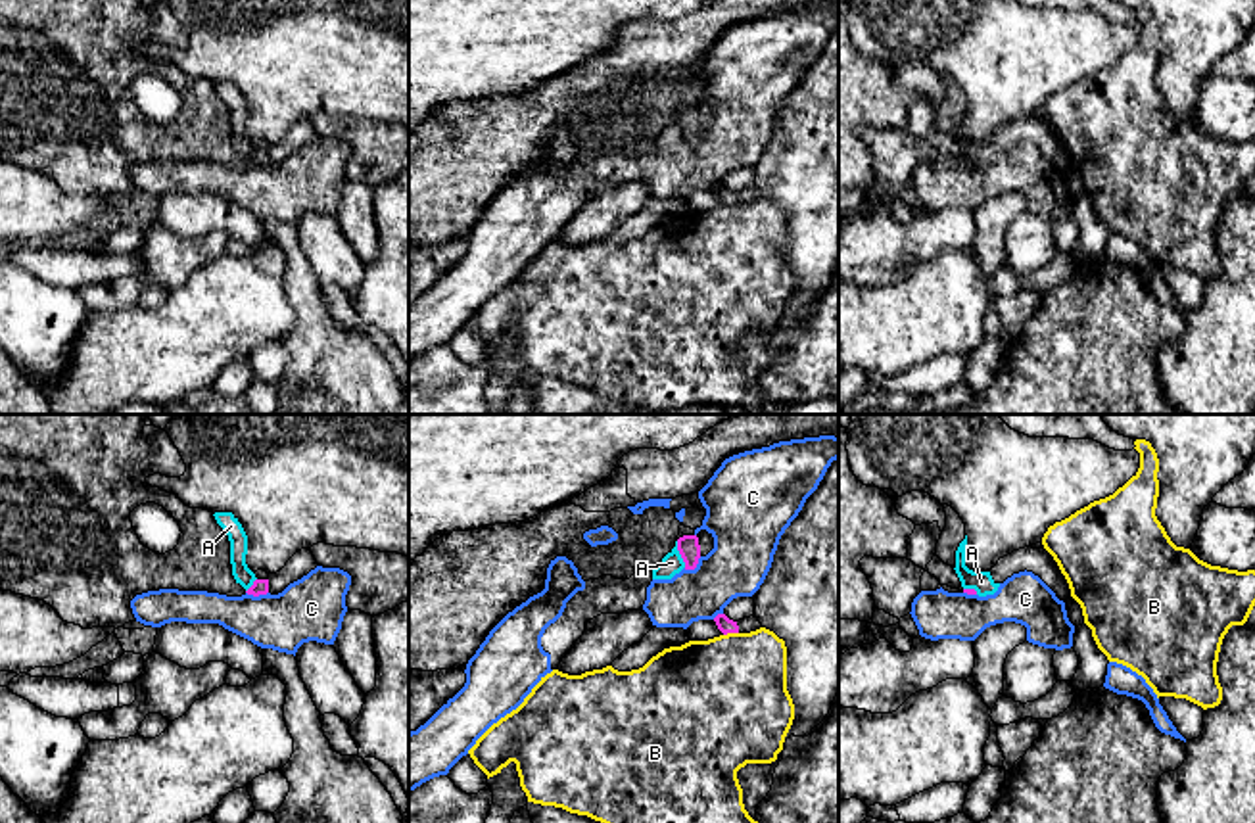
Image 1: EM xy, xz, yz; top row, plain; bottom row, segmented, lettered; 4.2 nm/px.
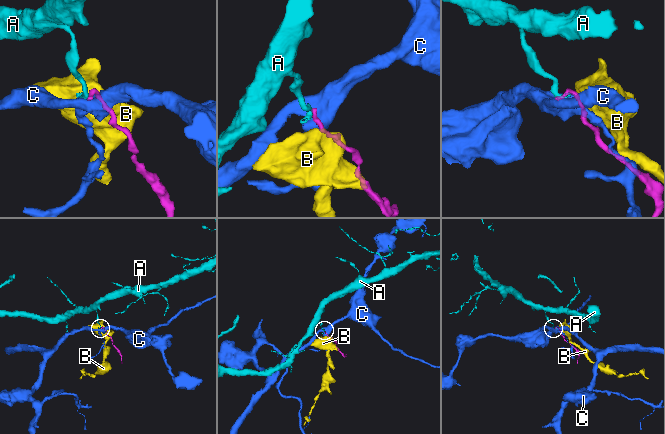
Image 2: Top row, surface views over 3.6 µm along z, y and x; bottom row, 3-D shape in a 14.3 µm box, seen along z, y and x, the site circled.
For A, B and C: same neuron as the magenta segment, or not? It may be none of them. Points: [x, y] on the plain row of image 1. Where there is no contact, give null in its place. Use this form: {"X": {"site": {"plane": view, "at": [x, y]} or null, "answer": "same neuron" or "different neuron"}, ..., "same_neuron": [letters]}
{"A": {"site": {"plane": "xz", "at": [680, 123]}, "answer": "different neuron"}, "B": {"site": {"plane": "xz", "at": [730, 202]}, "answer": "different neuron"}, "C": {"site": {"plane": "xy", "at": [258, 165]}, "answer": "different neuron"}, "same_neuron": []}

